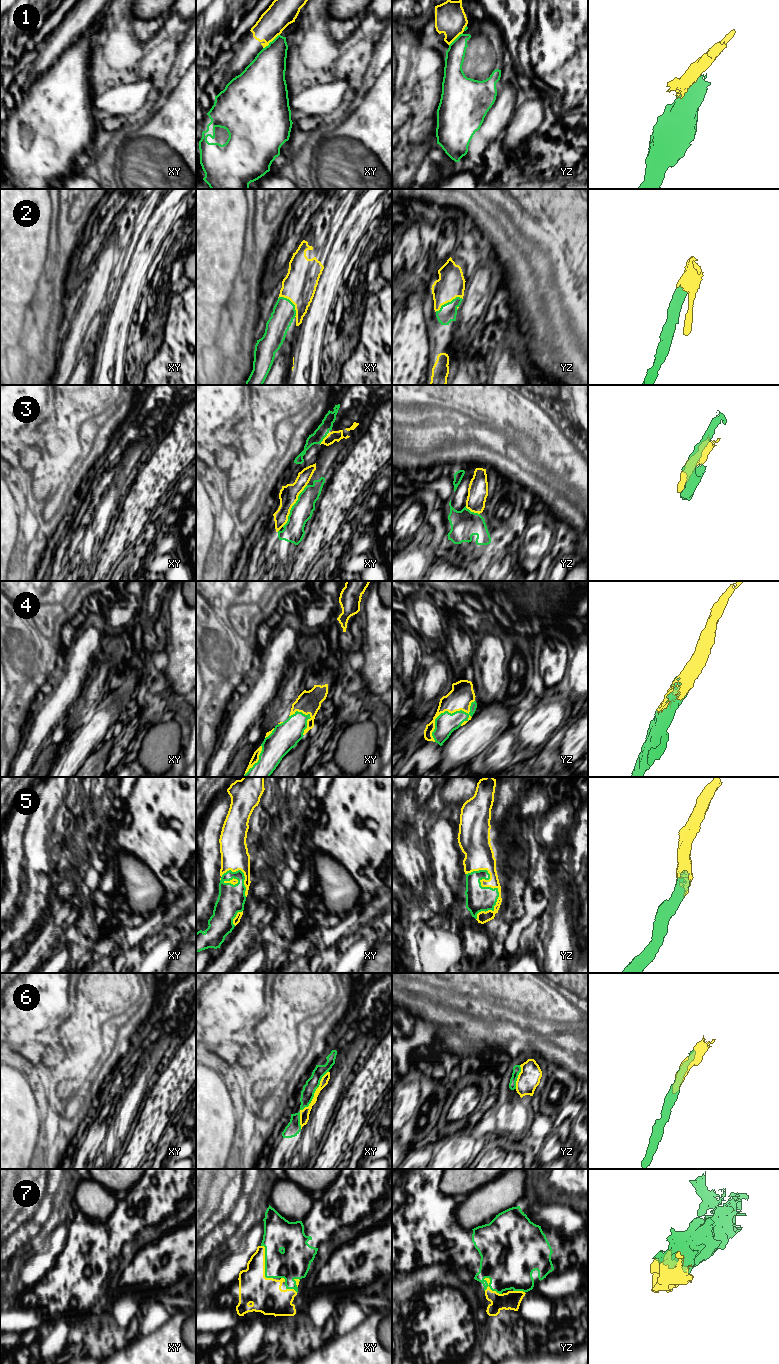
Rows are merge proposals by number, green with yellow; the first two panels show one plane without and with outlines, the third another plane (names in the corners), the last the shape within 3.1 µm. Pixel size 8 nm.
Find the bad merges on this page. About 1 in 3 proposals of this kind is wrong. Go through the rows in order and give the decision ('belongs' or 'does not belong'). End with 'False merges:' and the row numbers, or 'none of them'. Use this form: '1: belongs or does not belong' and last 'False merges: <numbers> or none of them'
1: does not belong
2: belongs
3: does not belong
4: belongs
5: belongs
6: belongs
7: belongs
False merges: 1, 3

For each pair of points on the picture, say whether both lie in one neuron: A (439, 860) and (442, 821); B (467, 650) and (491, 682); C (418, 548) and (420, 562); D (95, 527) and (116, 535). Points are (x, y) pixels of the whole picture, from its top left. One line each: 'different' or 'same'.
A: same
B: different
C: same
D: different

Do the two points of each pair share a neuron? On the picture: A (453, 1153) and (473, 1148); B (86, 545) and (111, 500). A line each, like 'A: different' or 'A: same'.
A: same
B: same

